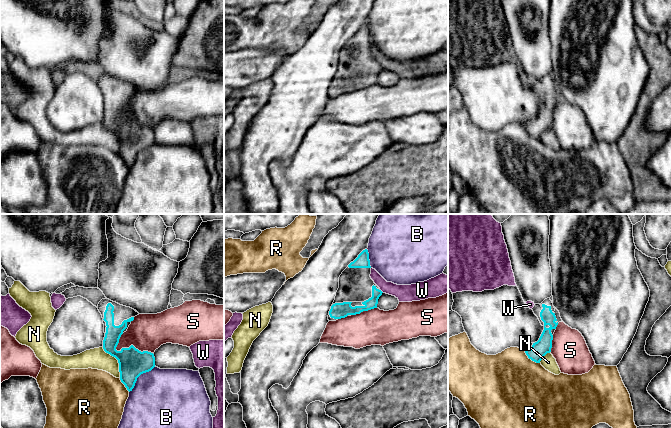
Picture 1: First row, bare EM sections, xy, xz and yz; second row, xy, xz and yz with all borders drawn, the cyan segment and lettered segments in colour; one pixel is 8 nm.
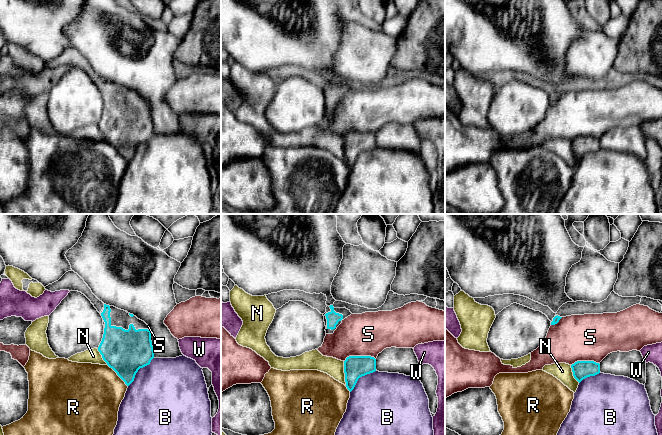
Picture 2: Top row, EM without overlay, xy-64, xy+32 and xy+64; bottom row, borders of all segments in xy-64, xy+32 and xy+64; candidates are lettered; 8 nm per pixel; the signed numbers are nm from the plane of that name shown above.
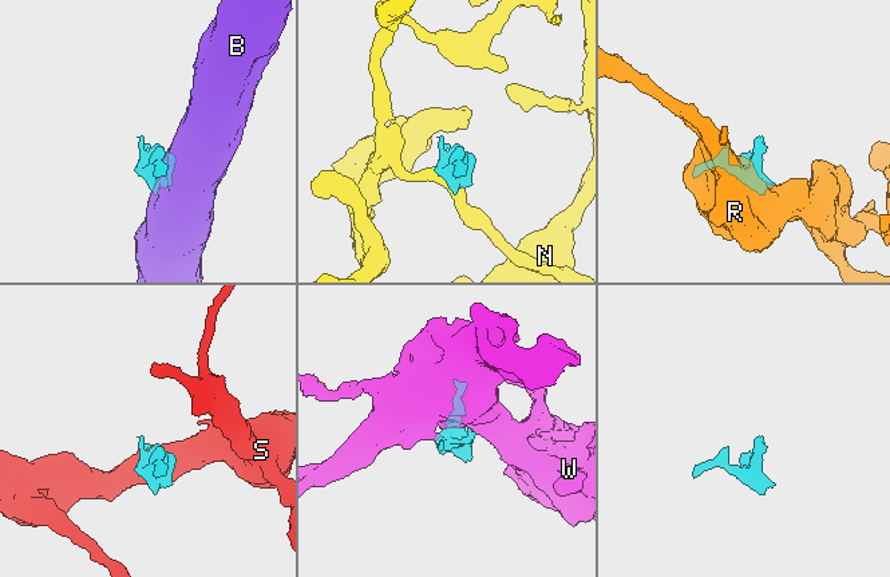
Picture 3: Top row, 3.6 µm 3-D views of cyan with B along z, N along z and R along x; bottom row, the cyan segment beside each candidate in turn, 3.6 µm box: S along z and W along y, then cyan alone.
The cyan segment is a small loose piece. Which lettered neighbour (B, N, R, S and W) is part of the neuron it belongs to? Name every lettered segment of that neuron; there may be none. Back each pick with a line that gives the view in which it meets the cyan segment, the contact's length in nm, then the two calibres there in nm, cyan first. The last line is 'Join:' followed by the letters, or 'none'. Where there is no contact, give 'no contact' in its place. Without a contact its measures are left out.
Join: none

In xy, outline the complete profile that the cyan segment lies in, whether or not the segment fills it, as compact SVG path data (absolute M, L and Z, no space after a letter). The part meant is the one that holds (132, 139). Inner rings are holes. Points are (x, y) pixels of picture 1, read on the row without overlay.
M107 74L99 78L98 86L104 100L103 125L118 136L120 156L130 168L137 154L155 143L155 133L151 128L141 128L133 121L120 127L116 126L121 111L127 107L134 93L139 89Z

